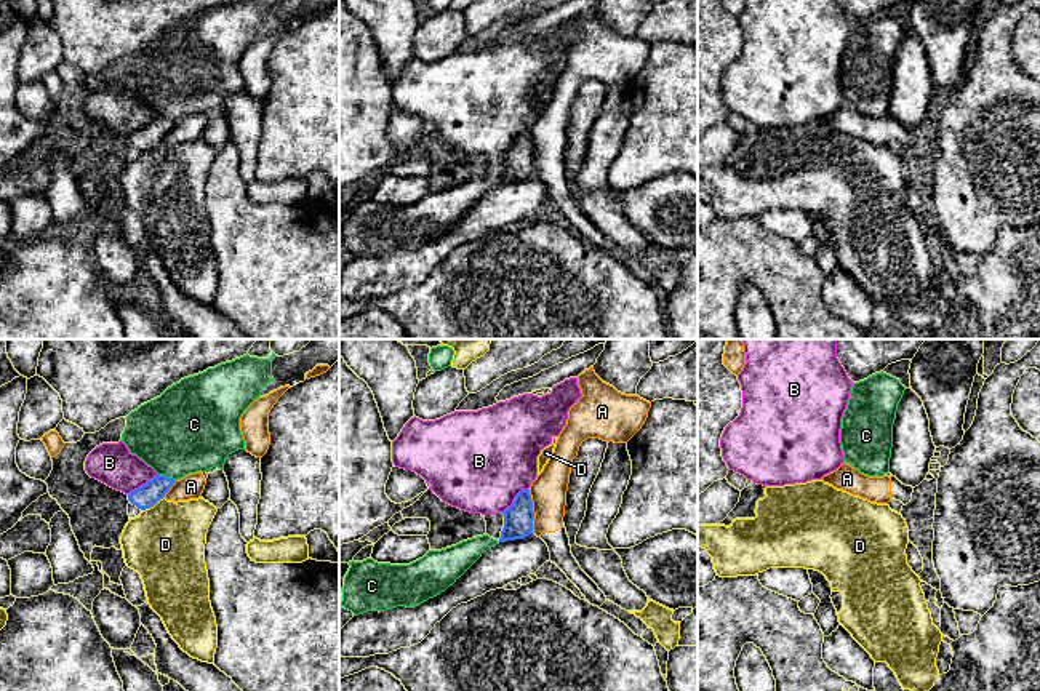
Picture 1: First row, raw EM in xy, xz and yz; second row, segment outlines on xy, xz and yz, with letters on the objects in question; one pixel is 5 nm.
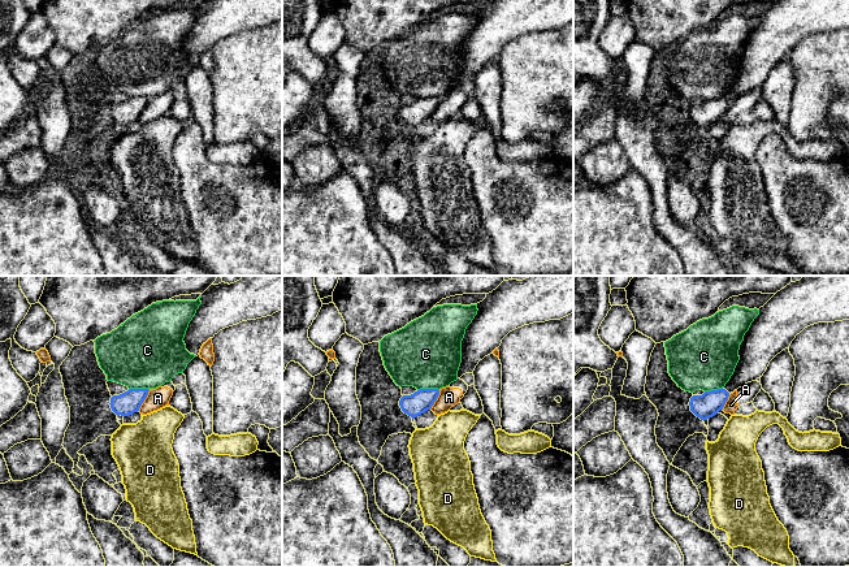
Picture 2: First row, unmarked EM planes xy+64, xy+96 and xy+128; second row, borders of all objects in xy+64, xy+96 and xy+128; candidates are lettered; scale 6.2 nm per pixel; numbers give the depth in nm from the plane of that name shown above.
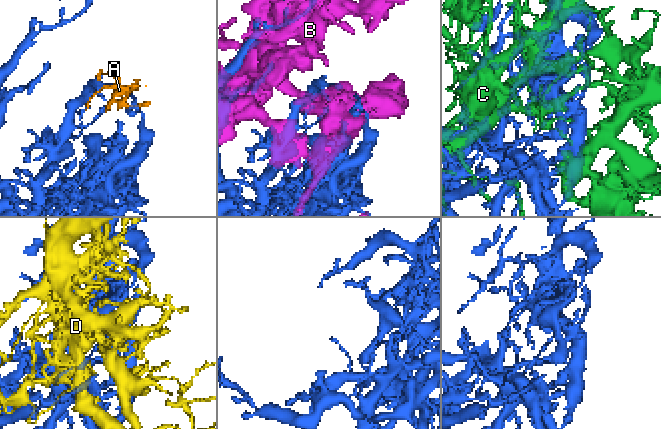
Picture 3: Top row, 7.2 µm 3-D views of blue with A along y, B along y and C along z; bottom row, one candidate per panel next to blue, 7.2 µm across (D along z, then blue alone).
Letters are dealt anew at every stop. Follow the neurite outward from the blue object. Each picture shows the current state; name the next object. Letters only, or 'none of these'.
none of these

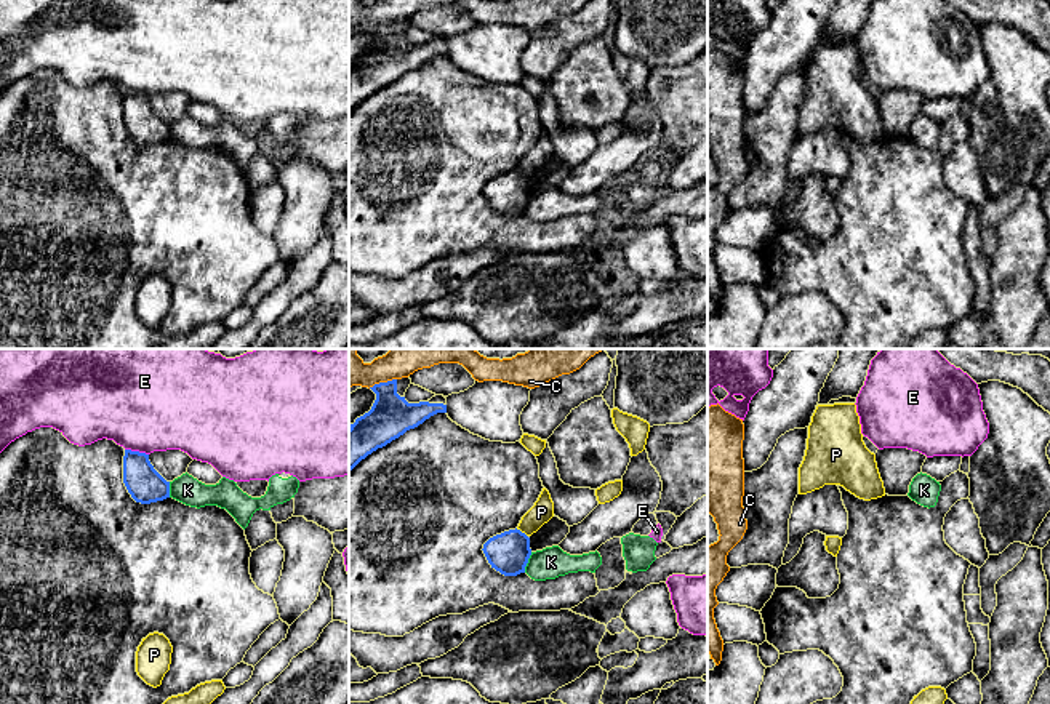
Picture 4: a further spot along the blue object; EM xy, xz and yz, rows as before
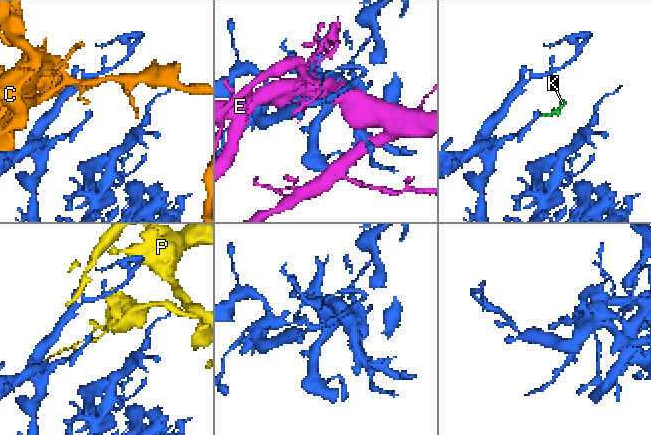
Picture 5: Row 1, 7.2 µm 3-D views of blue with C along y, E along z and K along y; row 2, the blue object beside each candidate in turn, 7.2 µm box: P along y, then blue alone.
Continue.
none of these

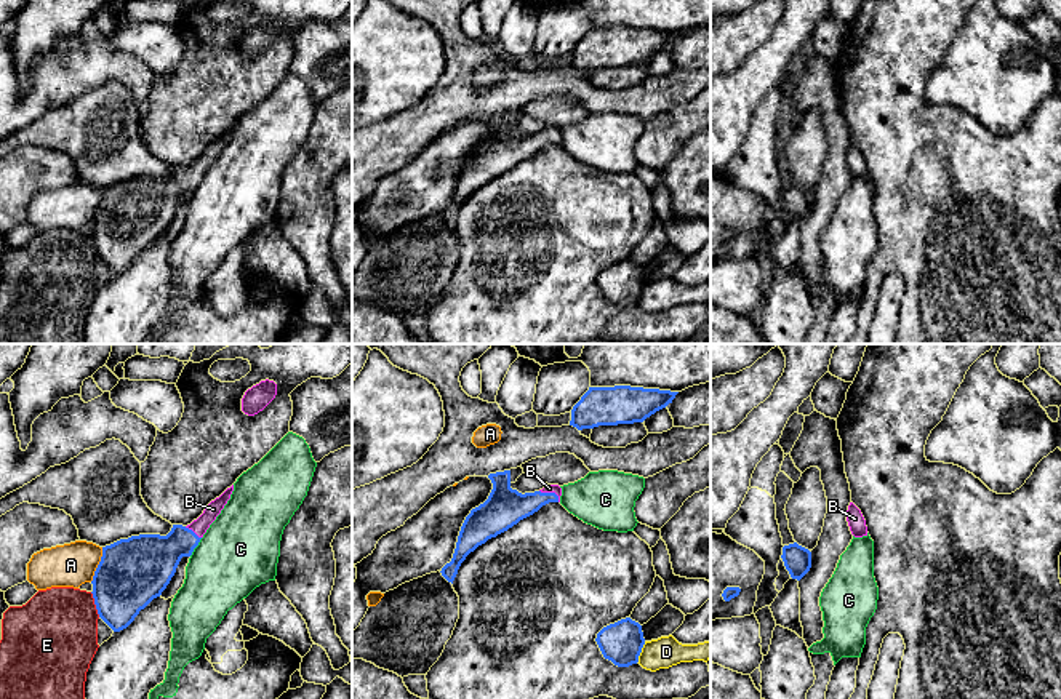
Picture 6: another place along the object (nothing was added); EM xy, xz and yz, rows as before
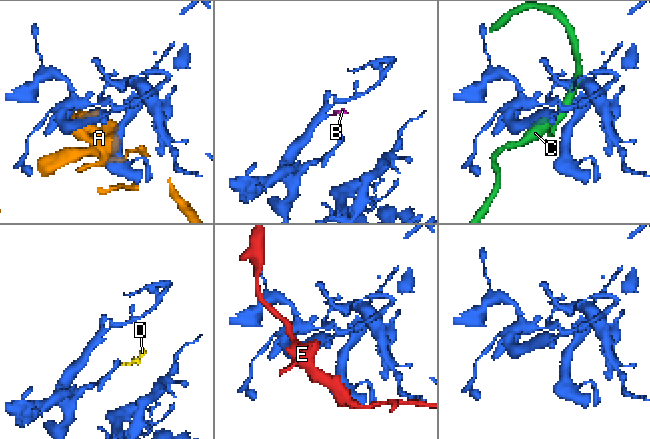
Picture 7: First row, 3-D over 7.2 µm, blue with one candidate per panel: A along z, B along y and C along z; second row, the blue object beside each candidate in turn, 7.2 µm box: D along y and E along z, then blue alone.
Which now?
B

